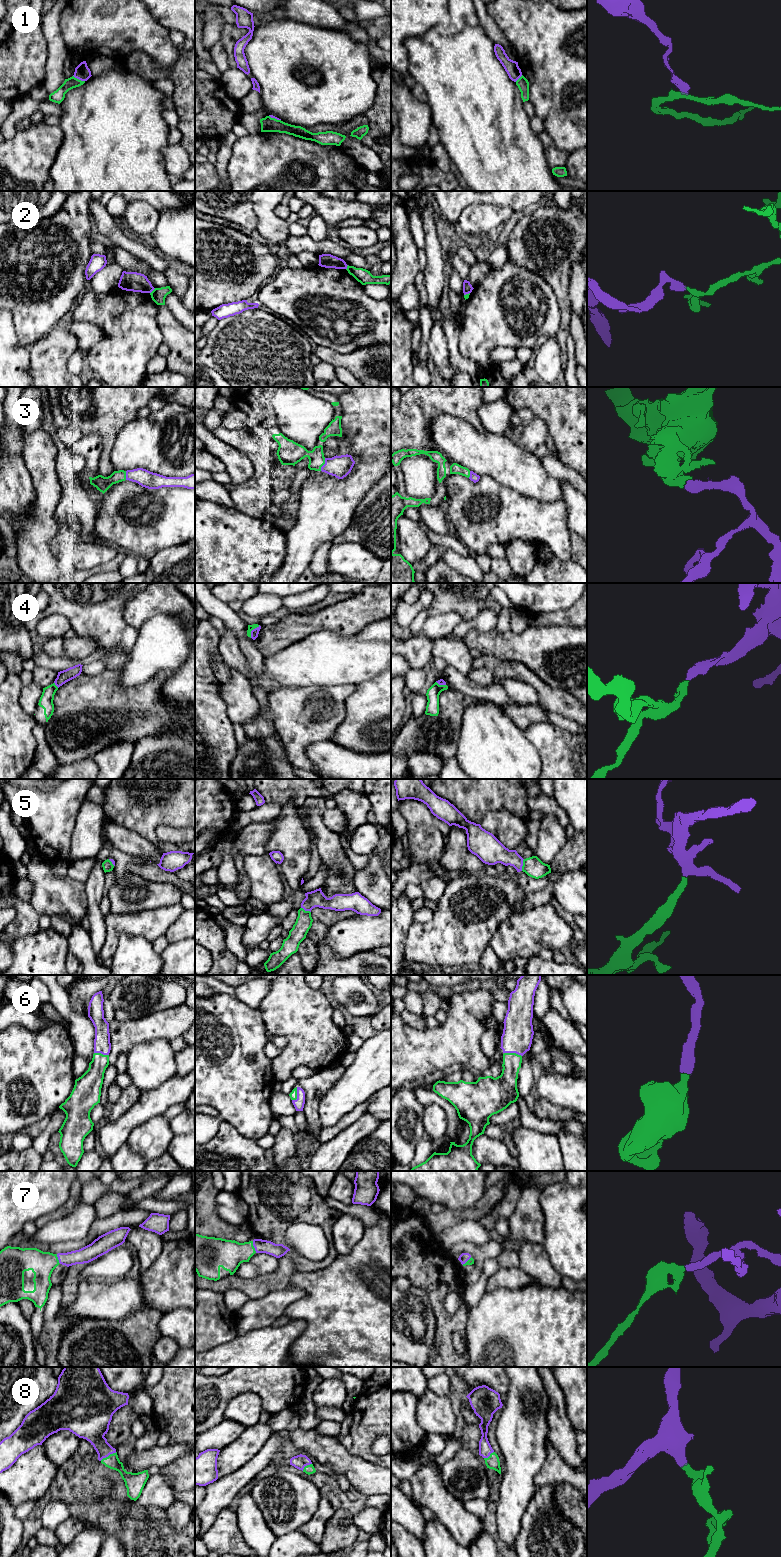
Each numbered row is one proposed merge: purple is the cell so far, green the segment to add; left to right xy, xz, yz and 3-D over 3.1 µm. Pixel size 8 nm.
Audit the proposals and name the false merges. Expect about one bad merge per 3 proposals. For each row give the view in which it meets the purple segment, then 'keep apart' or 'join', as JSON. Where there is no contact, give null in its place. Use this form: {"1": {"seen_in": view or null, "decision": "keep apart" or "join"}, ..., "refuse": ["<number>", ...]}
{"1": {"seen_in": "xy", "decision": "keep apart"}, "2": {"seen_in": "xy", "decision": "keep apart"}, "3": {"seen_in": "xz", "decision": "join"}, "4": {"seen_in": "xz", "decision": "join"}, "5": {"seen_in": "yz", "decision": "join"}, "6": {"seen_in": "yz", "decision": "join"}, "7": {"seen_in": "xz", "decision": "join"}, "8": {"seen_in": "xy", "decision": "join"}, "refuse": ["1", "2"]}

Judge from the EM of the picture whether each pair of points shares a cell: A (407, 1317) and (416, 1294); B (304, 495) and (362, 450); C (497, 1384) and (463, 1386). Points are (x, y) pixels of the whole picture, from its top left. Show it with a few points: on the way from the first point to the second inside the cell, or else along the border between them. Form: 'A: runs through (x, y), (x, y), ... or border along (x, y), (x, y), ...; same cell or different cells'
A: runs through (411, 1311), (415, 1300); same cell
B: runs through (323, 495), (337, 495), (362, 469); same cell
C: runs through (489, 1379), (471, 1379); same cell

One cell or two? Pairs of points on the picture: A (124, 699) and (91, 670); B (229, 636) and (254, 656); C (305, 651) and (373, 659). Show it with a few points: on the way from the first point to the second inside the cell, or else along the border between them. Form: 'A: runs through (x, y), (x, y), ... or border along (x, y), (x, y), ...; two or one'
A: border along (106, 668), (94, 675), (81, 674); two
B: border along (226, 627), (236, 636), (247, 665); two
C: runs through (322, 659), (356, 659); one

